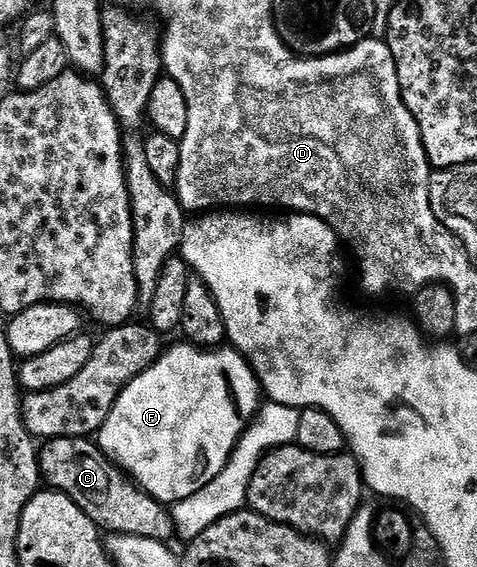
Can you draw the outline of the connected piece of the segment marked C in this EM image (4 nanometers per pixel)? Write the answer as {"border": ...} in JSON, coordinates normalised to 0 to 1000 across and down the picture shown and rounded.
{"border":[[[122,769],[117,776],[101,776],[80,792],[82,801],[82,836],[88,852],[96,855],[101,862],[136,871],[153,885],[161,885],[161,892],[170,892],[170,899],[178,908],[193,917],[201,928],[208,929],[218,940],[239,942],[243,945],[294,945],[296,949],[317,949],[321,952],[340,952],[344,956],[356,954],[356,945],[365,947],[369,944],[367,924],[358,917],[358,907],[352,891],[338,889],[333,884],[325,882],[308,868],[302,868],[298,861],[285,857],[252,827],[243,825],[222,804],[216,802],[214,794],[210,794],[205,781],[193,780],[189,774],[176,772],[172,769]]]}

